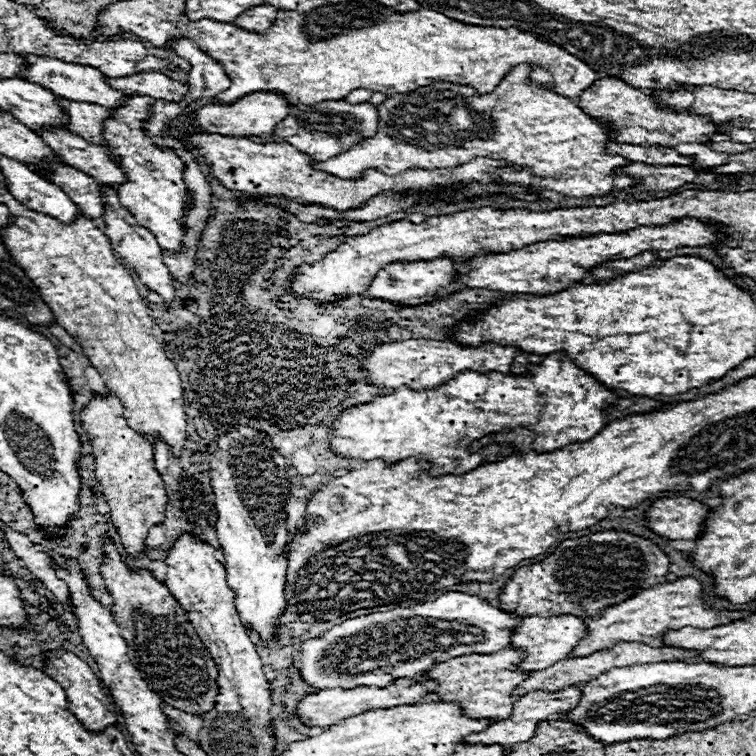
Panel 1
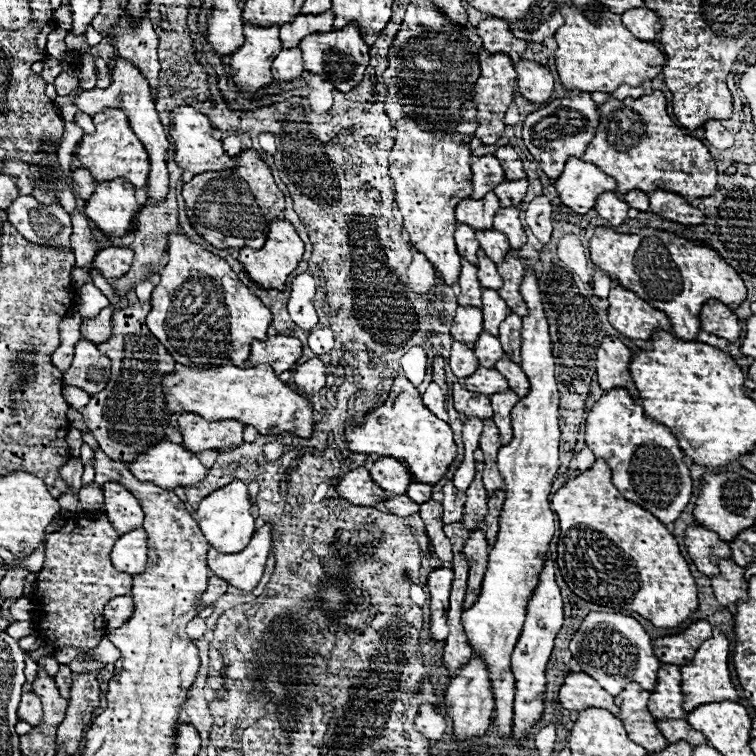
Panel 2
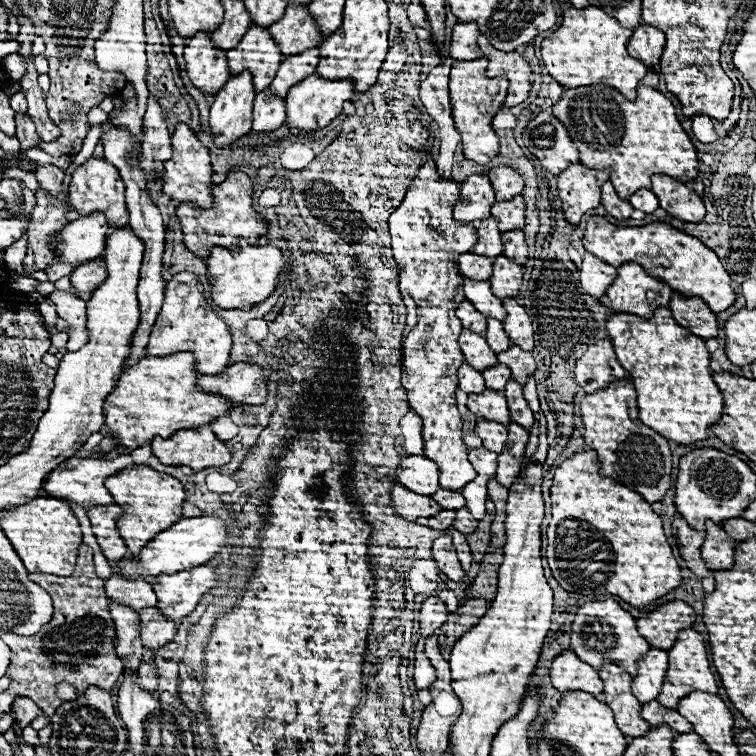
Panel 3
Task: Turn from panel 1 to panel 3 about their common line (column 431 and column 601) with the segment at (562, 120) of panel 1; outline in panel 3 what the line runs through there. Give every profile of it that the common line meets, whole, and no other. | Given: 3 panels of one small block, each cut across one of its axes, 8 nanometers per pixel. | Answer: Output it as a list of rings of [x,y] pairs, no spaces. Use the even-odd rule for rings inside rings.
[[[594,84],[592,88],[566,90],[562,100],[552,106],[552,114],[568,128],[572,140],[580,148],[580,162],[592,170],[610,170],[610,182],[614,184],[620,198],[632,196],[640,188],[650,188],[652,174],[668,174],[680,182],[690,182],[698,176],[698,158],[696,148],[690,142],[688,134],[676,118],[674,104],[658,90],[650,86],[638,86],[638,98],[626,100],[620,92],[608,86]]]

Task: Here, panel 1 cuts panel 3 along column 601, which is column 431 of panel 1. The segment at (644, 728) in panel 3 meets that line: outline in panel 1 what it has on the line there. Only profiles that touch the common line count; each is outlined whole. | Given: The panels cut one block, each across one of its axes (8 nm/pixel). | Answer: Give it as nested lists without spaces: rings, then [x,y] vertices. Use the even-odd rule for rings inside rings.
[[[504,648],[500,652],[492,652],[484,656],[480,654],[458,656],[432,666],[426,674],[438,680],[436,696],[440,700],[458,702],[468,716],[476,716],[476,718],[488,716],[494,720],[506,720],[516,704],[516,700],[512,700],[512,690],[532,674],[532,672],[516,672],[520,660],[524,660],[524,652],[516,652],[514,648]]]

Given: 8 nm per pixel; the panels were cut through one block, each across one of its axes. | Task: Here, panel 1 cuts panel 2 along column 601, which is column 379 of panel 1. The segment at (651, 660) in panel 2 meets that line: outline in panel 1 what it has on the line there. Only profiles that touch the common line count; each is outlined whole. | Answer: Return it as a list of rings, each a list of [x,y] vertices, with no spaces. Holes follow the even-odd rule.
[[[446,592],[432,602],[412,608],[394,608],[350,618],[322,638],[302,644],[302,678],[316,690],[354,688],[364,684],[384,686],[400,676],[416,678],[436,662],[466,654],[488,654],[508,648],[510,636],[522,616],[504,612],[488,600],[464,592]]]

